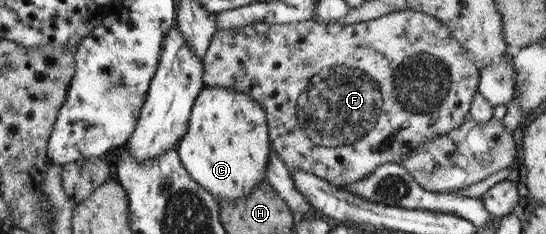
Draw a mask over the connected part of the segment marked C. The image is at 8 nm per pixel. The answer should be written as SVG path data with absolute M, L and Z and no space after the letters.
M203 86L192 104L188 128L175 152L188 176L206 192L210 192L216 201L232 202L236 198L246 198L256 184L265 180L266 162L268 162L268 155L271 154L264 112L247 95L237 91Z

